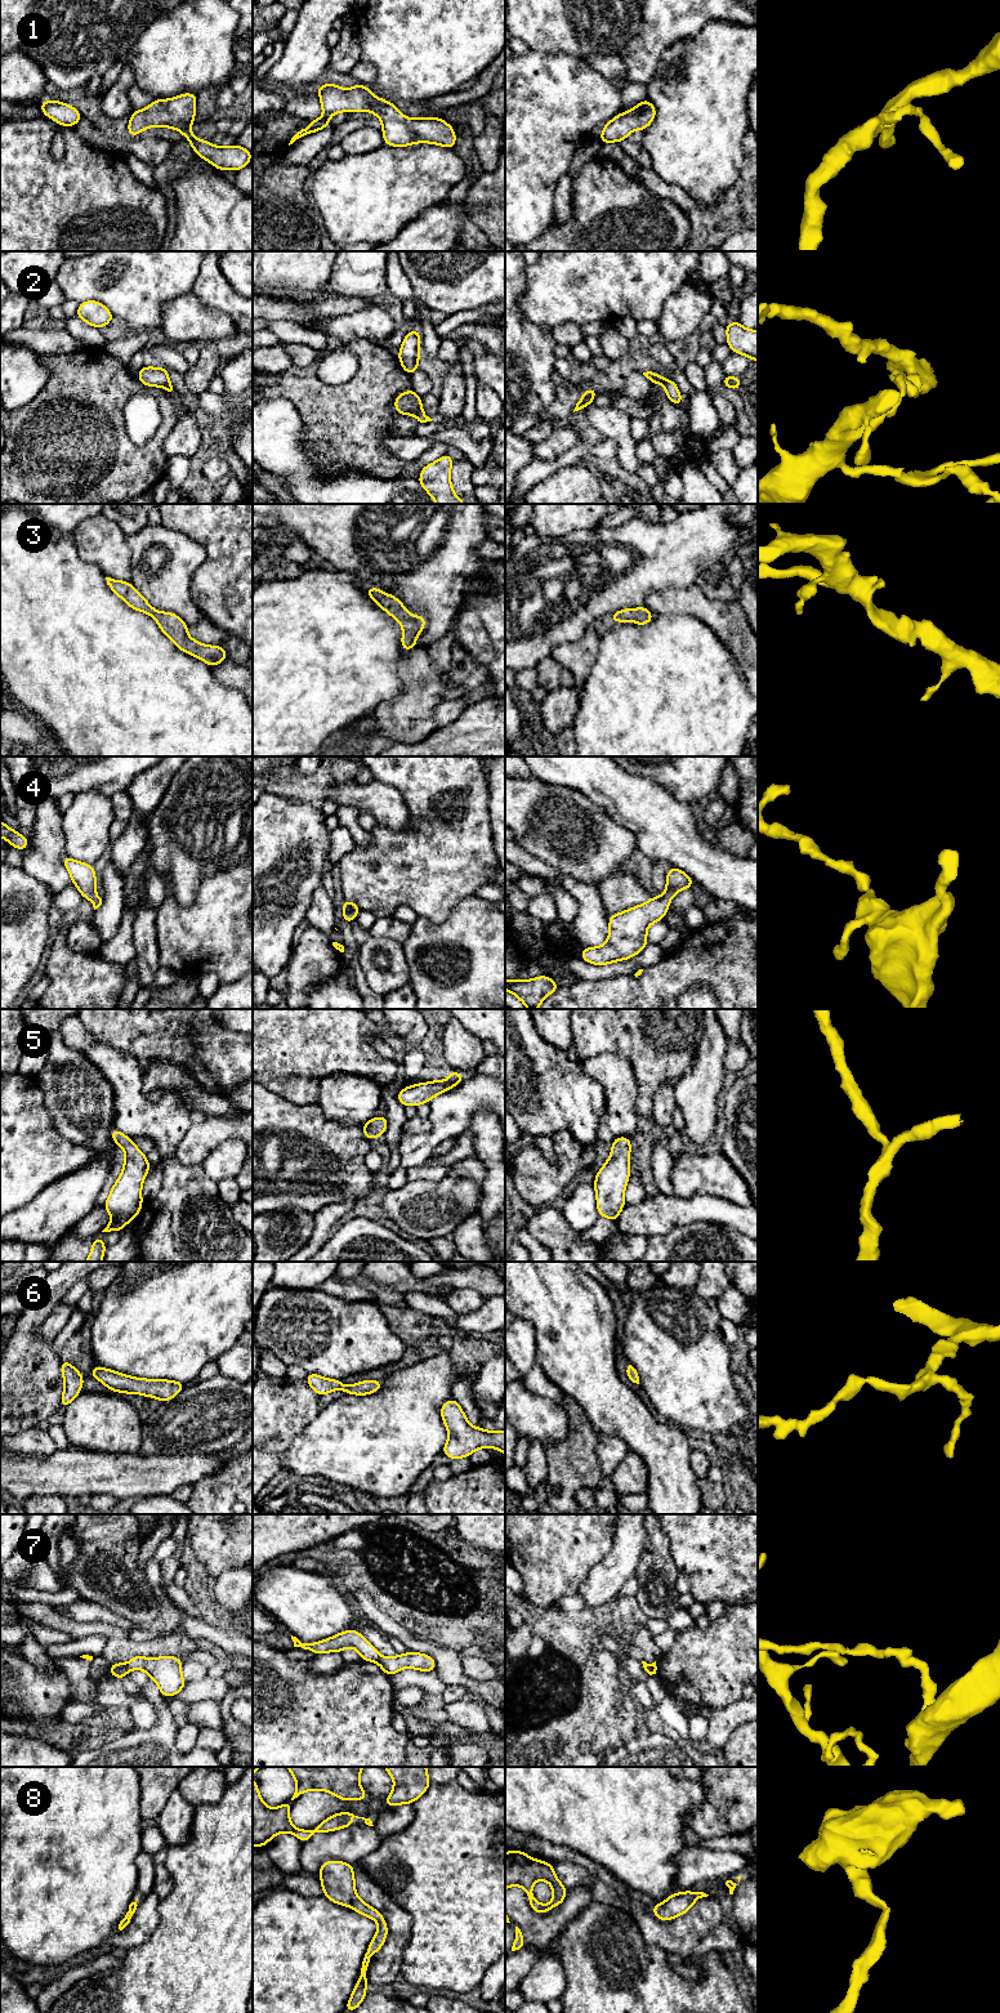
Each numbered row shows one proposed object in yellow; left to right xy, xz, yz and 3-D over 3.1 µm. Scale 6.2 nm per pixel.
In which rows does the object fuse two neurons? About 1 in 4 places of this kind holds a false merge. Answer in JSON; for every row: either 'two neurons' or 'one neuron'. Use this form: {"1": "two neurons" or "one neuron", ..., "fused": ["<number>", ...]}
{"1": "one neuron", "2": "two neurons", "3": "one neuron", "4": "one neuron", "5": "one neuron", "6": "one neuron", "7": "two neurons", "8": "one neuron", "fused": ["2", "7"]}

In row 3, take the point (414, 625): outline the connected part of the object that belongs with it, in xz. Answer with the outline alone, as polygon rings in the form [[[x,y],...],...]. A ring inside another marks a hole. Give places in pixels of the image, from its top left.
[[[367,586],[367,595],[389,616],[393,616],[403,629],[401,646],[403,651],[416,648],[416,637],[425,628],[425,615],[412,616],[398,598],[381,592],[379,588]]]

